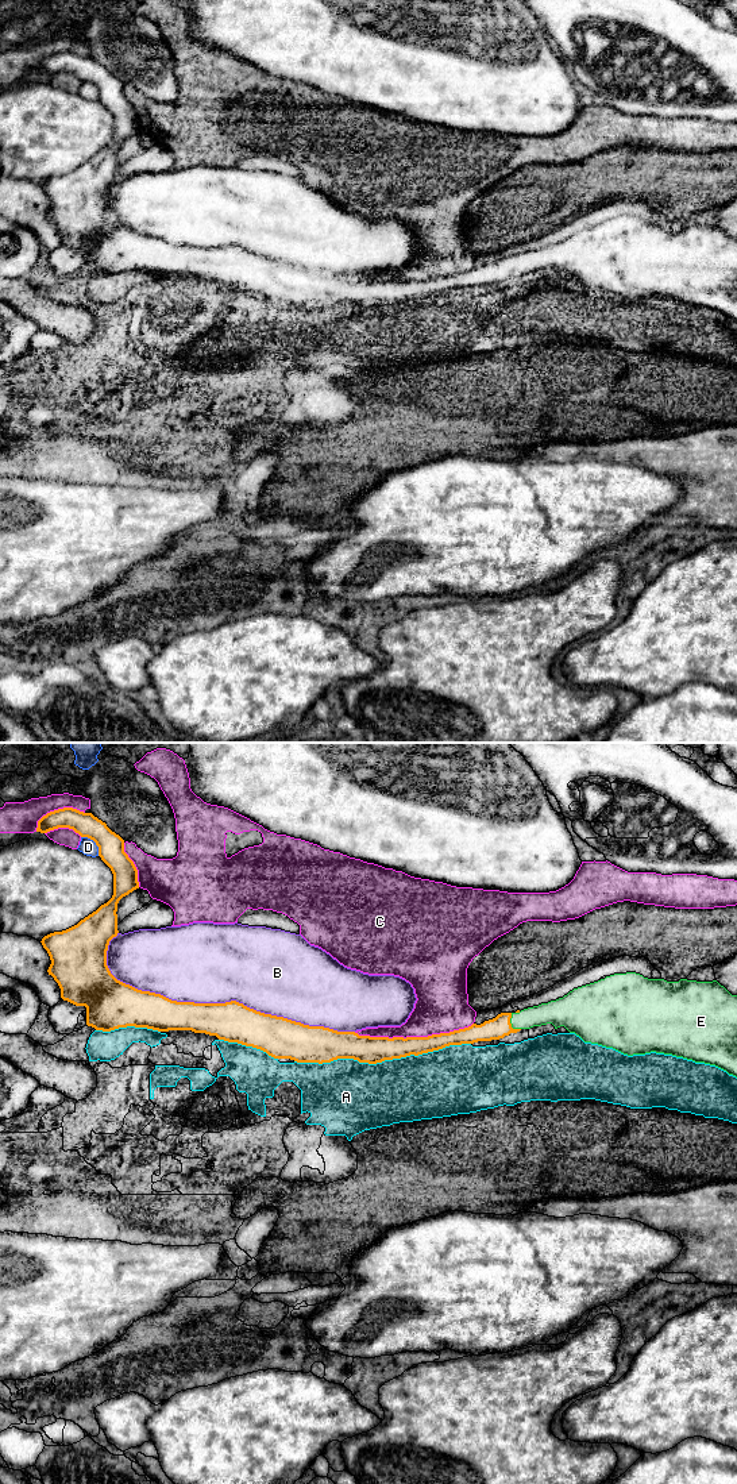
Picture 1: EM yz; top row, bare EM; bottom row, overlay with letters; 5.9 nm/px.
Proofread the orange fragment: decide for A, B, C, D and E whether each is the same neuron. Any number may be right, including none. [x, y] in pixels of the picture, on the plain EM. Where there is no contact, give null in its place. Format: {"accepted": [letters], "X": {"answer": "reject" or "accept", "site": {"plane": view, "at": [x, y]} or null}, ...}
{"accepted": ["E"], "A": {"answer": "reject", "site": {"plane": "yz", "at": [382, 304]}}, "B": {"answer": "reject", "site": {"plane": "yz", "at": [217, 247]}}, "C": {"answer": "reject", "site": {"plane": "yz", "at": [413, 281]}}, "D": {"answer": "reject", "site": {"plane": "yz", "at": [95, 85]}}, "E": {"answer": "accept", "site": {"plane": "yz", "at": [510, 268]}}}

